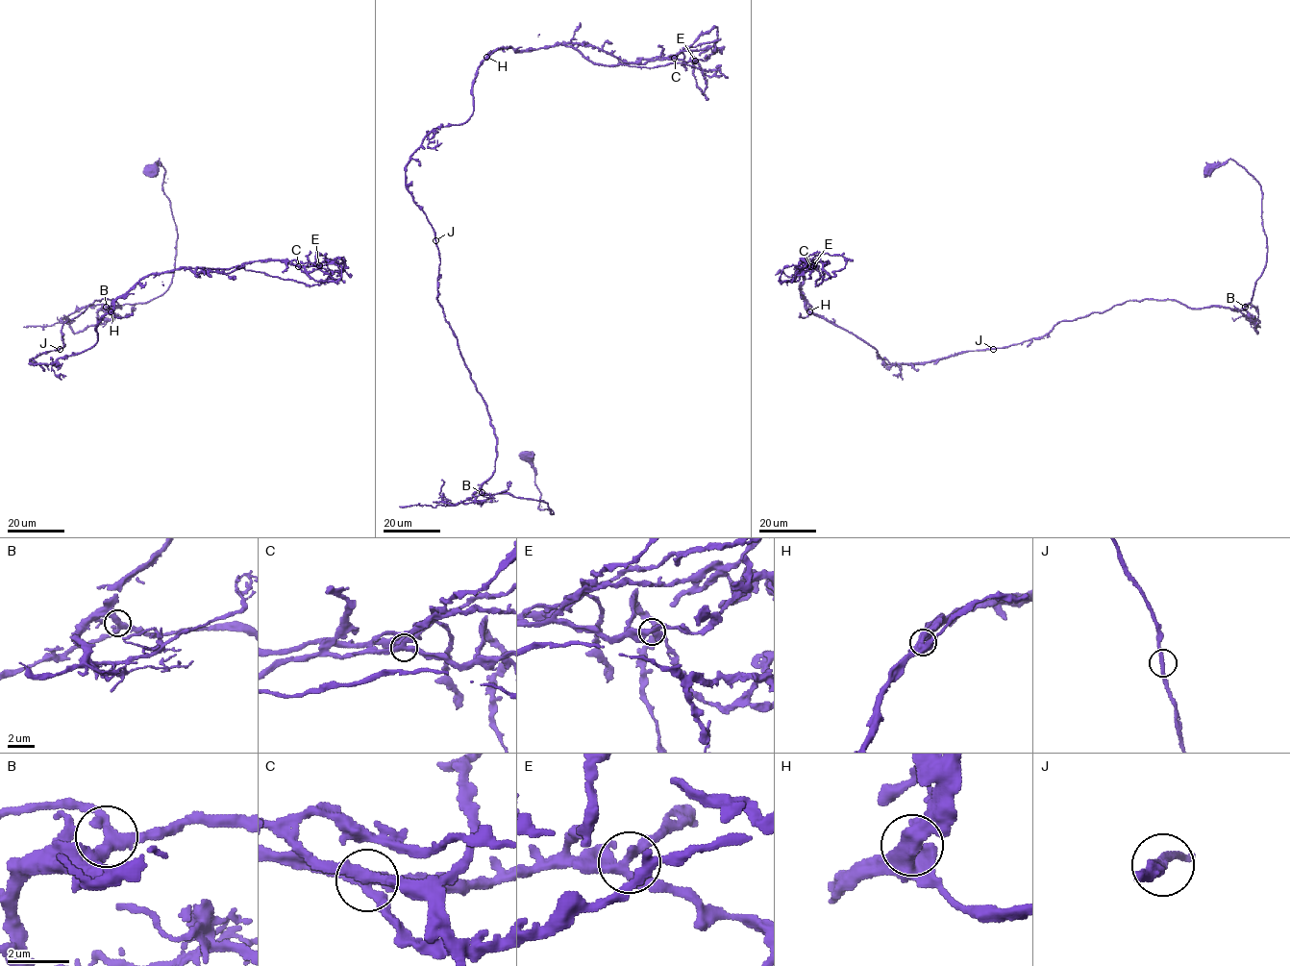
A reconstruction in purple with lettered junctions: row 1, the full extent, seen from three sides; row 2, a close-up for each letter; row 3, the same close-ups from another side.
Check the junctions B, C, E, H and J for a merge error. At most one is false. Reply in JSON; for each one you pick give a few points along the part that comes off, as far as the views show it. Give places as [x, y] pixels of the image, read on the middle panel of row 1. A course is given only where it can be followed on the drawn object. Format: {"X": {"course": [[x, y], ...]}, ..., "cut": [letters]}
{"C": {"course": [[674, 58], [653, 57], [617, 65], [693, 65], [707, 83], [706, 100], [541, 507]]}, "cut": ["C"]}

